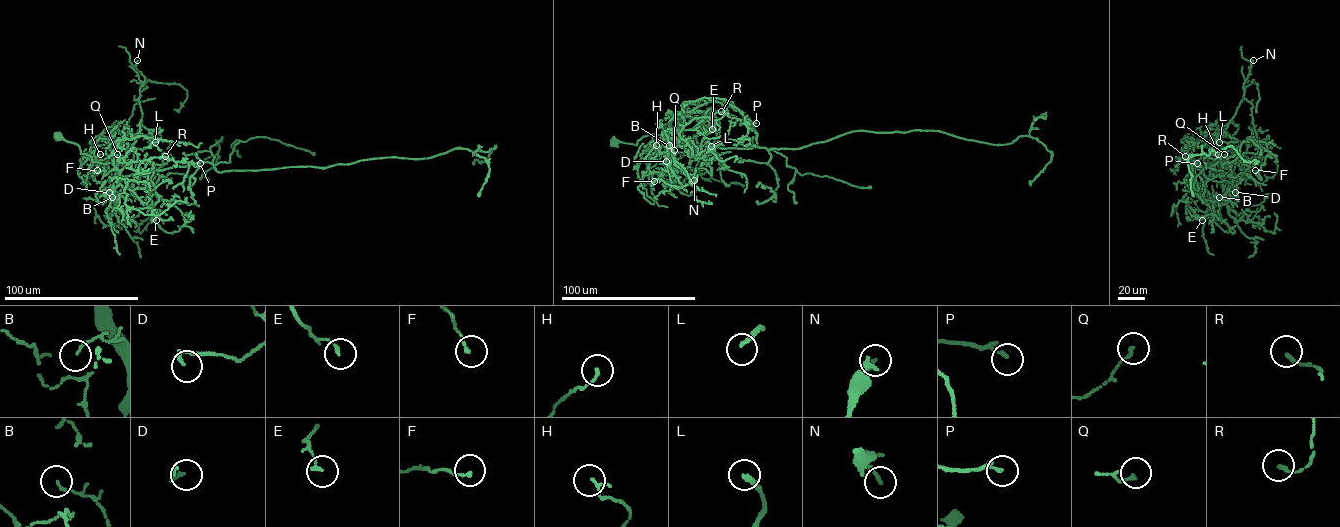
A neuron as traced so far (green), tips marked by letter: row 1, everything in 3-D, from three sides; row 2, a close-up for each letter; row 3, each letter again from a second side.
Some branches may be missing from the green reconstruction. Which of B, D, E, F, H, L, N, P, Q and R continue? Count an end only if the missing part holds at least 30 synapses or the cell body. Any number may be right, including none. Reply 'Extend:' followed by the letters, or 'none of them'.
Extend: L

